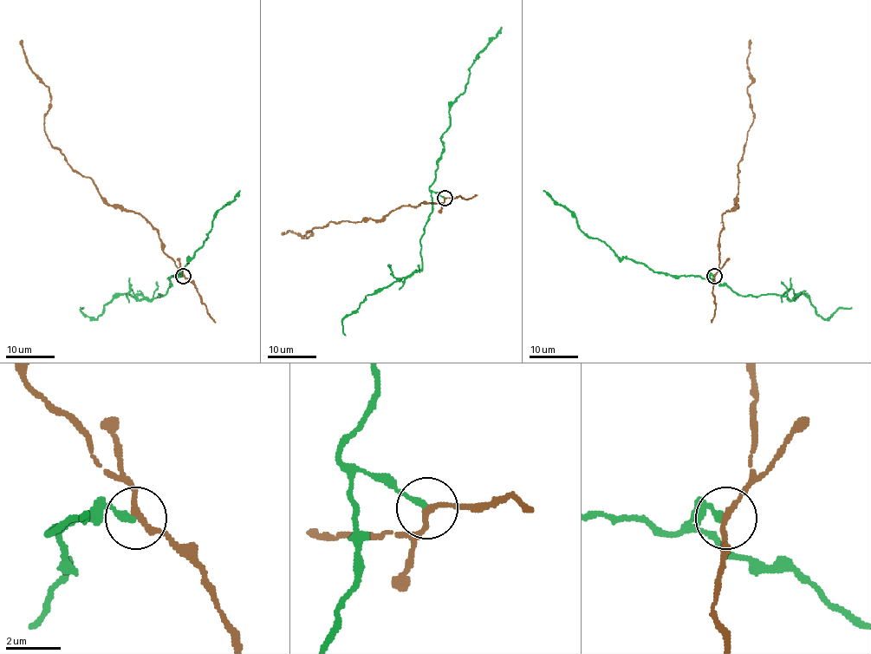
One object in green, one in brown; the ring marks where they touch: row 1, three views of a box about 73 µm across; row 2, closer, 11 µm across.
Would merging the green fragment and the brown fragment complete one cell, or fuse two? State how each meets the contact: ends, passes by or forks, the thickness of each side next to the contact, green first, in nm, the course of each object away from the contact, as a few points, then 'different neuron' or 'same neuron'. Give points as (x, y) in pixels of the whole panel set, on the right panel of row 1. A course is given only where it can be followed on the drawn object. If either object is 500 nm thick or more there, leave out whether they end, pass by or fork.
green ends there; brown passes by; 240 nm thick on the green side, 200 nm on the other; green runs (715, 276), (703, 277), (653, 271), (642, 263), (620, 258), (606, 244), (588, 238), (573, 214), (543, 190); brown runs (715, 276), (724, 214), (736, 206), (737, 164), (754, 117), (748, 87), (751, 81), (748, 62), (750, 39); different neuron

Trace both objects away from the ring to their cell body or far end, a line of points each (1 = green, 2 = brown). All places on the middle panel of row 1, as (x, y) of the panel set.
1: (445, 199), (430, 186), (443, 148), (440, 136), (449, 126), (449, 109), (465, 89), (476, 56), (502, 27)
2: (445, 199), (443, 202), (401, 207), (380, 219), (330, 221), (306, 232), (306, 238), (312, 232), (282, 234)

